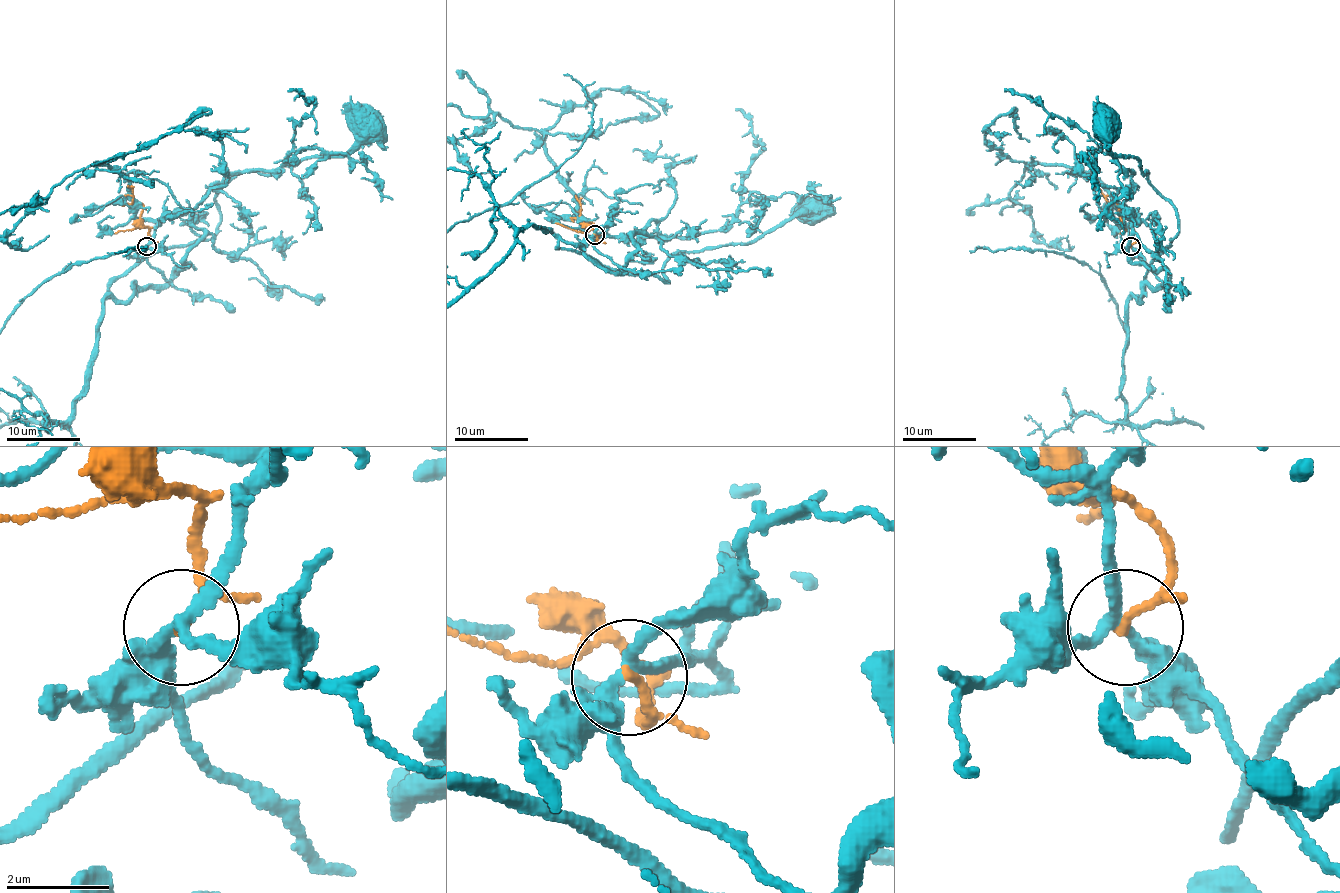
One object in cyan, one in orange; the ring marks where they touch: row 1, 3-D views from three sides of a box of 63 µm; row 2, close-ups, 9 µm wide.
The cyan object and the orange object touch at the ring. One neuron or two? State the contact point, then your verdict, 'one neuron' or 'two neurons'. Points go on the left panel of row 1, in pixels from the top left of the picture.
at (146, 246); two neurons

